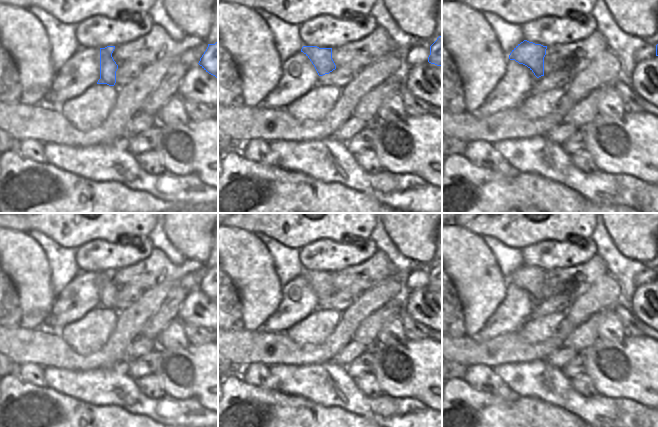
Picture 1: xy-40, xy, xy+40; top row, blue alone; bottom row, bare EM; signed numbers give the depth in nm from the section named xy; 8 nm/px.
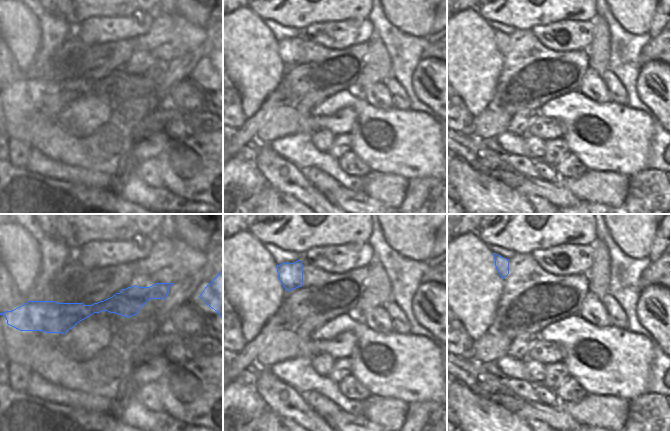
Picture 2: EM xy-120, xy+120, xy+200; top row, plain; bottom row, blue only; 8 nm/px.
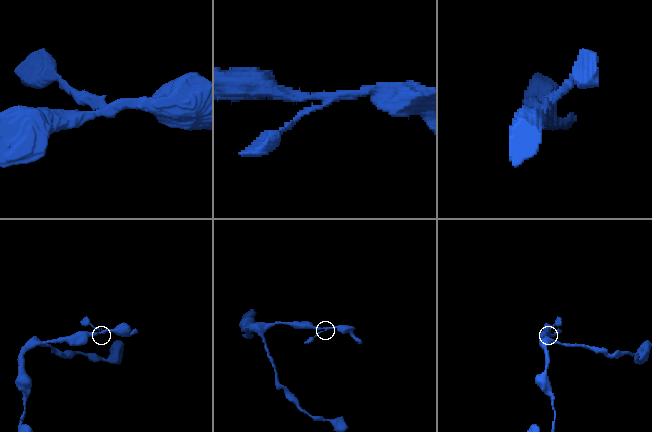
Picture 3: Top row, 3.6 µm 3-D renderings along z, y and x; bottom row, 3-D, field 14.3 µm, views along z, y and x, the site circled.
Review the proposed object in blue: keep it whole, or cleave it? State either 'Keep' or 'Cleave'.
Keep.

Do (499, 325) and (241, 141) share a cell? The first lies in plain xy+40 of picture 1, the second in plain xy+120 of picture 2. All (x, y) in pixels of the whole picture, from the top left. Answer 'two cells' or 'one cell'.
one cell

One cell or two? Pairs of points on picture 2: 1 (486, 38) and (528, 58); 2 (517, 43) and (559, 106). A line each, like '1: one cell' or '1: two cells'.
1: two cells
2: two cells

